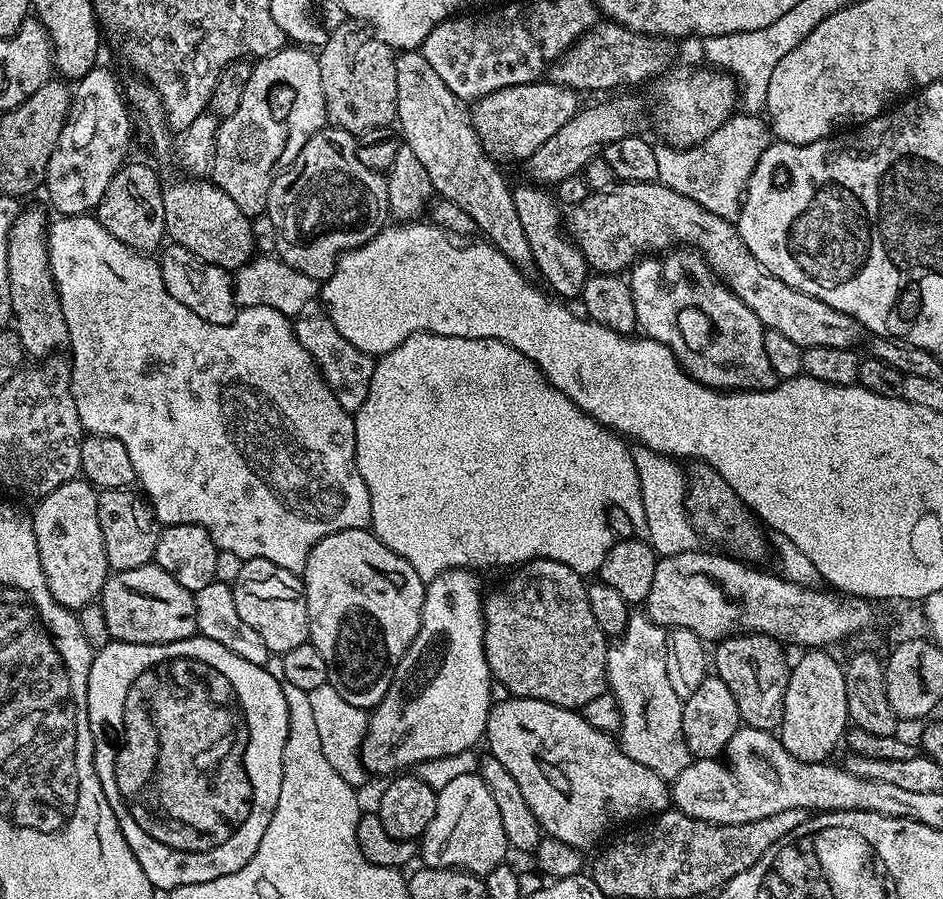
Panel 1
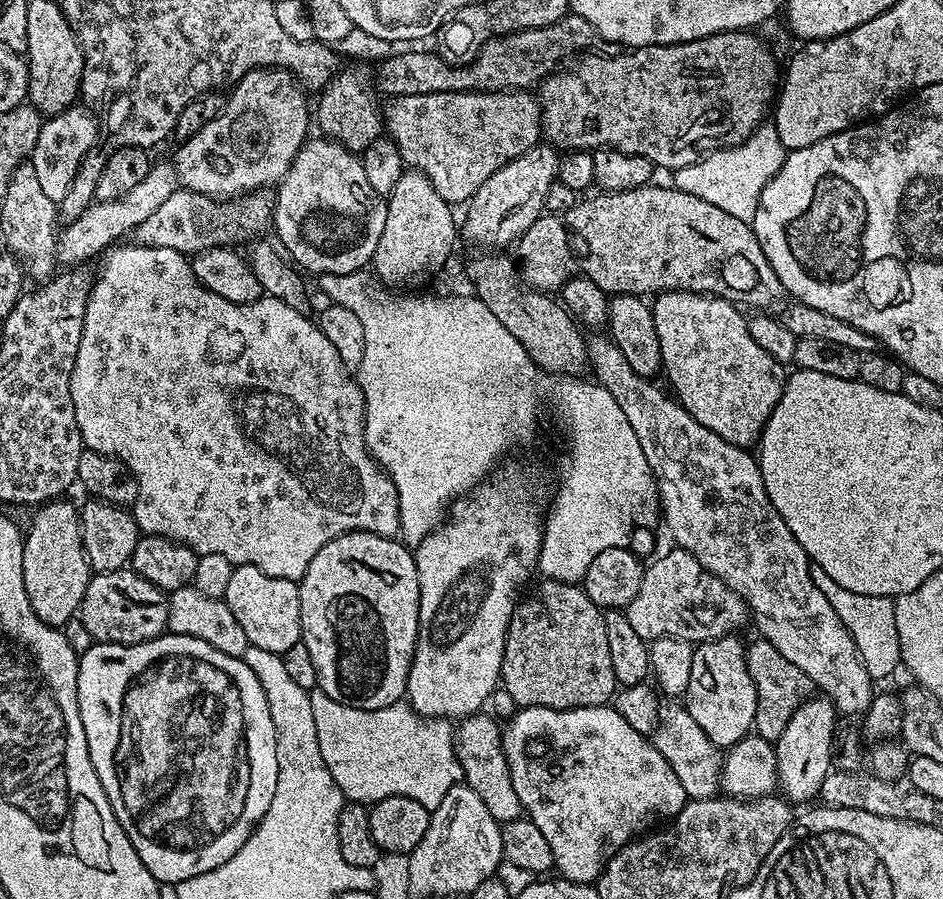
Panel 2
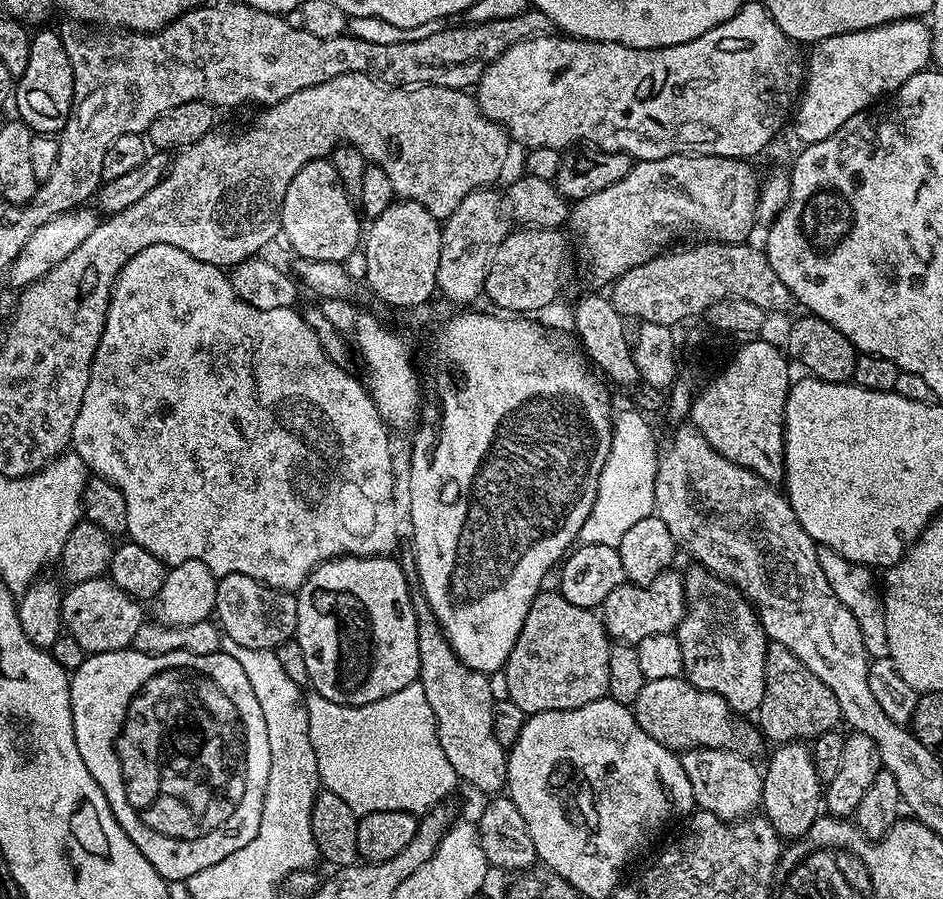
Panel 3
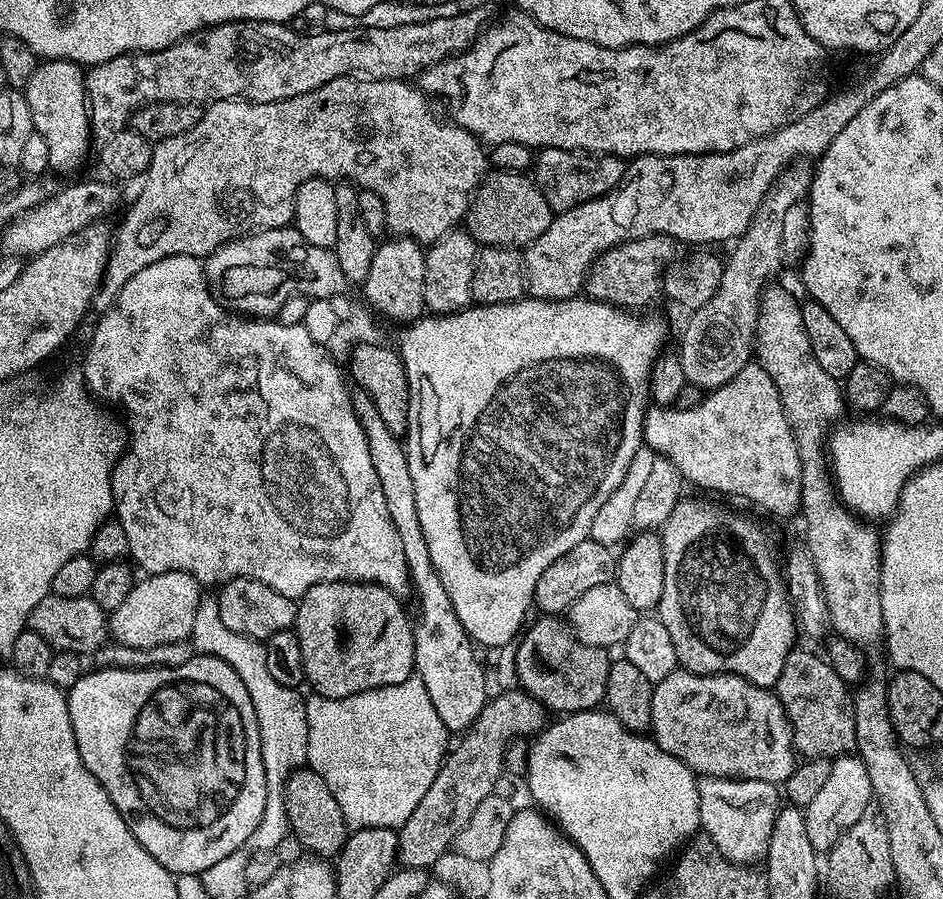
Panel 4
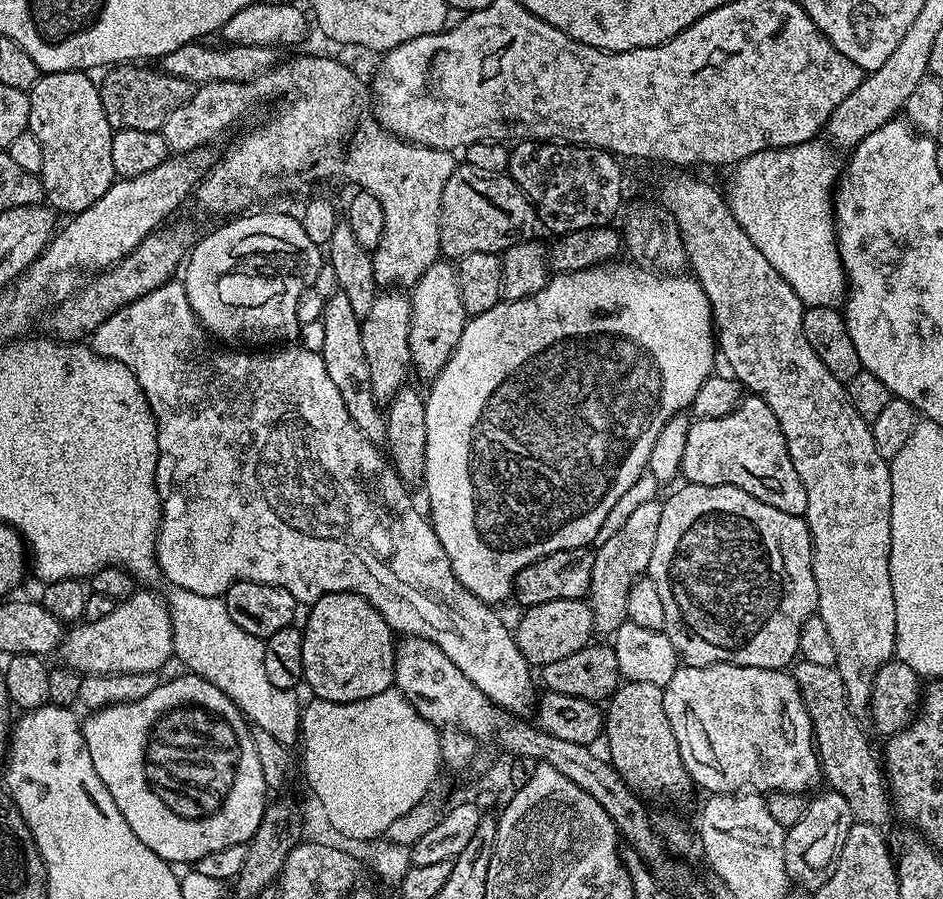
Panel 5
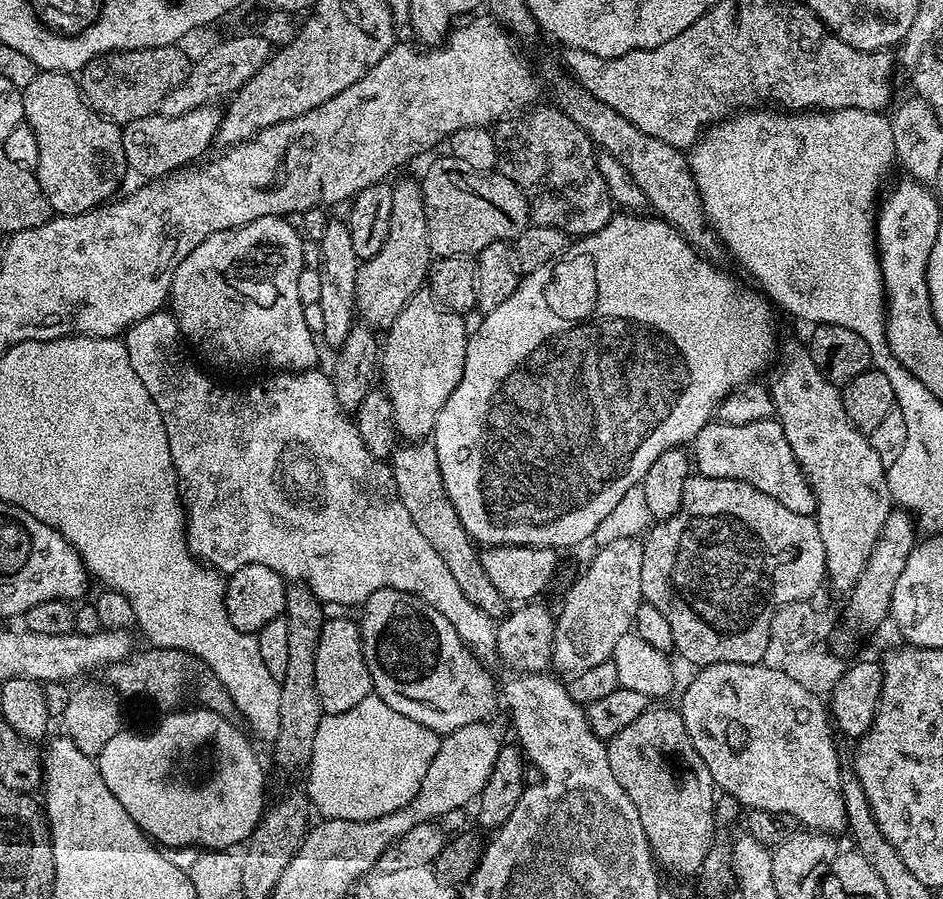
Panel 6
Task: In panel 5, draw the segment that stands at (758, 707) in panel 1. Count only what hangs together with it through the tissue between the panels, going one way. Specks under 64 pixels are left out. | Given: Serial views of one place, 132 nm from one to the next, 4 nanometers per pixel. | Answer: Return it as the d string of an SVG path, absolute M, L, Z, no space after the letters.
M803 659L791 669L791 673L802 694L806 714L810 714L812 739L816 741L816 756L820 759L820 770L826 784L828 780L827 787L850 802L855 823L887 829L888 818L893 816L894 810L890 805L886 774L877 753L875 756L868 745L861 721L850 710L846 686L842 686L842 674L838 674L834 666L817 666L815 662Z

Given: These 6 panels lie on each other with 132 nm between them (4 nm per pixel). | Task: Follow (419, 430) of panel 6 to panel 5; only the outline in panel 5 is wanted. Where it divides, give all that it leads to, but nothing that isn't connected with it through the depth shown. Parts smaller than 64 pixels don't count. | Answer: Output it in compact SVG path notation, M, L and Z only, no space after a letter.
M447 259L435 260L426 270L426 274L422 274L422 278L418 278L418 282L410 288L410 354L415 375L417 372L425 382L435 380L442 366L446 366L450 354L458 346L458 338L462 338L465 324L470 319L462 306L456 269L457 265Z

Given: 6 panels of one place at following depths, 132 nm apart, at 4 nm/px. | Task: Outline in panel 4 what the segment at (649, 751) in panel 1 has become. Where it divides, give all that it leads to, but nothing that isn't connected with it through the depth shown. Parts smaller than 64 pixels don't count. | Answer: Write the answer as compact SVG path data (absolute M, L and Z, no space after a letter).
M705 776L698 783L700 828L722 850L727 860L745 866L755 865L768 855L774 818L782 804L777 785L761 780L738 780L730 776Z

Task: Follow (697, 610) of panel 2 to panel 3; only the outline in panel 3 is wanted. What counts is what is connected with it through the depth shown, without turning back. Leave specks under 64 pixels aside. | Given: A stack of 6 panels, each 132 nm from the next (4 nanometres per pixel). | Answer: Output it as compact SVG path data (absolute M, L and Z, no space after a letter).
M676 570L663 572L654 582L649 584L629 584L618 586L610 598L602 605L604 629L613 641L631 644L640 643L642 638L650 638L650 634L675 633L684 617L684 581Z

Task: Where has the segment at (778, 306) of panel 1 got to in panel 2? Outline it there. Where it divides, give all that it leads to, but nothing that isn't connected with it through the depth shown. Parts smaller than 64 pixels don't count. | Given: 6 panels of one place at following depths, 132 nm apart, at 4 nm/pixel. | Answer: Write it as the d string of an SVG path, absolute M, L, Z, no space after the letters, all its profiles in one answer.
M649 186L646 188L635 188L634 190L622 190L621 192L600 190L595 193L597 196L589 195L587 198L577 199L576 205L570 210L555 214L545 214L537 218L534 226L530 226L530 230L526 230L526 234L520 236L514 248L514 252L517 252L515 252L515 255L518 257L518 271L521 281L538 292L552 294L560 289L567 280L571 280L572 277L584 276L590 282L594 282L594 286L598 286L606 294L647 297L649 295L648 292L659 294L673 290L683 290L686 292L698 292L718 296L721 300L729 300L732 304L743 306L745 309L752 308L748 310L772 310L772 307L780 299L785 299L786 293L782 282L774 274L774 270L770 266L770 262L766 258L766 254L762 250L758 238L752 232L751 224L739 221L733 215L726 214L725 211L710 205L709 202L703 201L700 197L695 197L694 194L684 193L682 190L673 186L667 186L667 188L656 187Z

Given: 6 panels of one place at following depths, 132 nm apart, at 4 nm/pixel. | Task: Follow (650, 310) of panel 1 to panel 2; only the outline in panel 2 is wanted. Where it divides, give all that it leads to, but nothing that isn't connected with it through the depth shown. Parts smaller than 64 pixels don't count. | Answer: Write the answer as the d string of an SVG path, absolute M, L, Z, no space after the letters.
M673 290L659 293L651 301L651 306L654 330L658 330L658 346L662 350L662 368L665 373L668 371L671 391L678 397L680 405L695 420L702 422L706 430L714 430L718 438L739 448L751 449L759 441L774 406L778 406L782 398L786 383L785 365L770 358L770 354L750 338L748 316L729 300L711 294Z

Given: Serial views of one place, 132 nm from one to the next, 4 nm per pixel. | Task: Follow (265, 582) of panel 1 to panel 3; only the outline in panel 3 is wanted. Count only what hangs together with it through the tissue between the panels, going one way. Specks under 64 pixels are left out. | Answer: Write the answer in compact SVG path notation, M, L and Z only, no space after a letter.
M226 574L216 581L215 619L225 636L229 636L238 646L250 646L250 650L275 649L282 642L293 639L298 622L298 606L293 593L283 592L281 588L271 588L269 584L258 582L246 574Z

